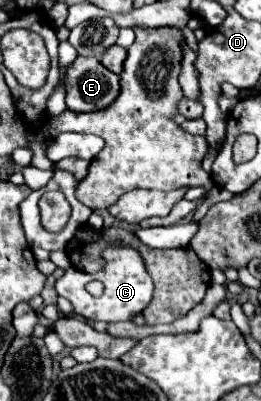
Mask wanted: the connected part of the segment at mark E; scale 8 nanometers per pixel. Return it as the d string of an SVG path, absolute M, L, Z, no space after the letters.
M78 56L64 76L66 106L72 112L92 112L110 106L120 84L118 74L100 64L98 58Z

